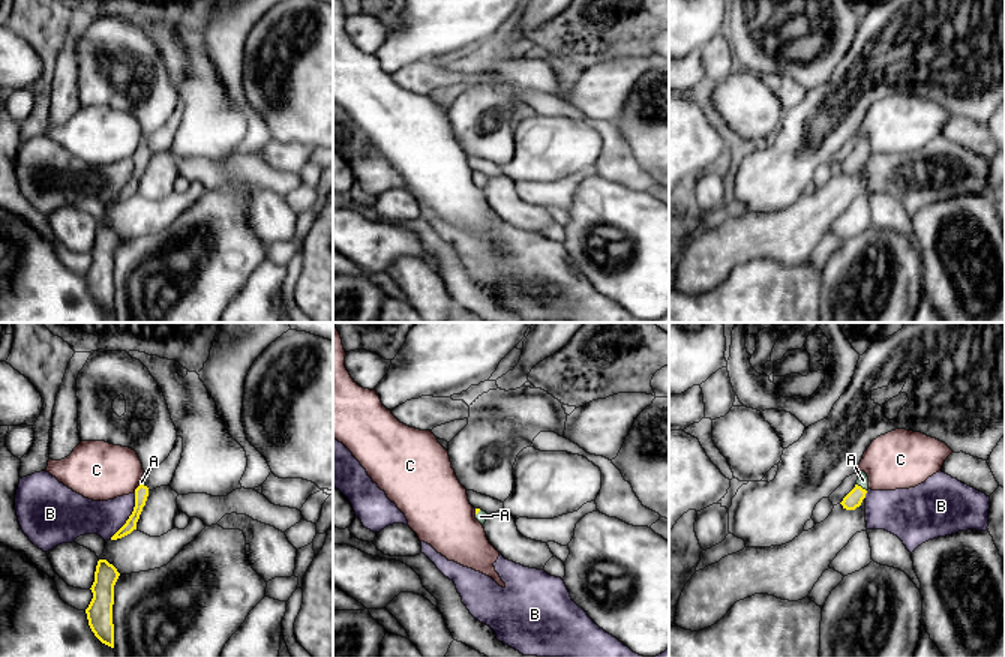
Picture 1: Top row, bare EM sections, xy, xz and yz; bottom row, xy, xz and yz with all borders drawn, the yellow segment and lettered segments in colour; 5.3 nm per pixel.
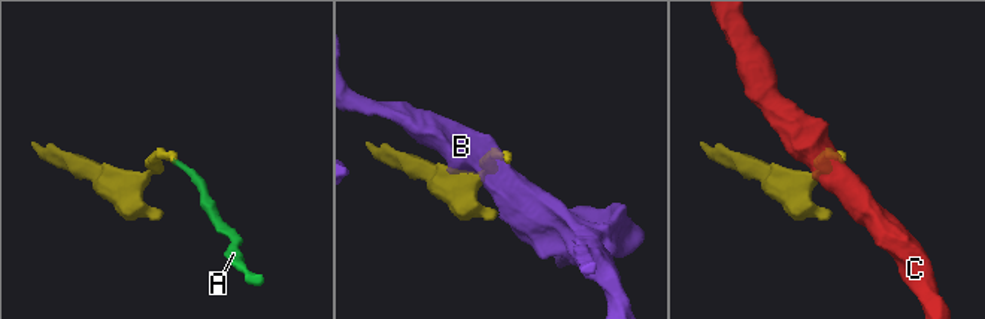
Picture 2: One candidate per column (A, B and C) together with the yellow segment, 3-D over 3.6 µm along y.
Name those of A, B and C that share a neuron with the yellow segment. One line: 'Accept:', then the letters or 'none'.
Accept: A

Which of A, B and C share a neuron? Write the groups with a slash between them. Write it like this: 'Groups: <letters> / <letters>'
Groups: A / B / C

